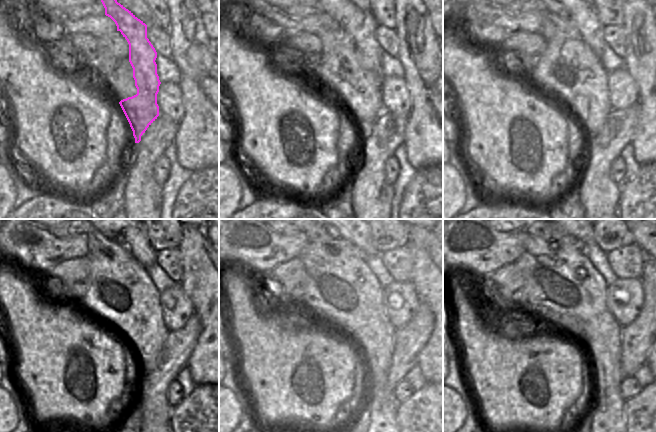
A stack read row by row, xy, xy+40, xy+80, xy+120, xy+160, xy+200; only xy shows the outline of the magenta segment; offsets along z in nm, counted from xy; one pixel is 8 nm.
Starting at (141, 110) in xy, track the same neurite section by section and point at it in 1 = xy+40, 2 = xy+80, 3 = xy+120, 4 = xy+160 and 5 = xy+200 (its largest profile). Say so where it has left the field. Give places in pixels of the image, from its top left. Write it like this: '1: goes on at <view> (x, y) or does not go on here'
1: goes on at xy+40 (361, 24)
2: goes on at xy+80 (583, 15)
3: goes on at xy+120 (136, 239)
4: goes on at xy+160 (362, 239)
5: goes on at xy+200 (584, 239)

